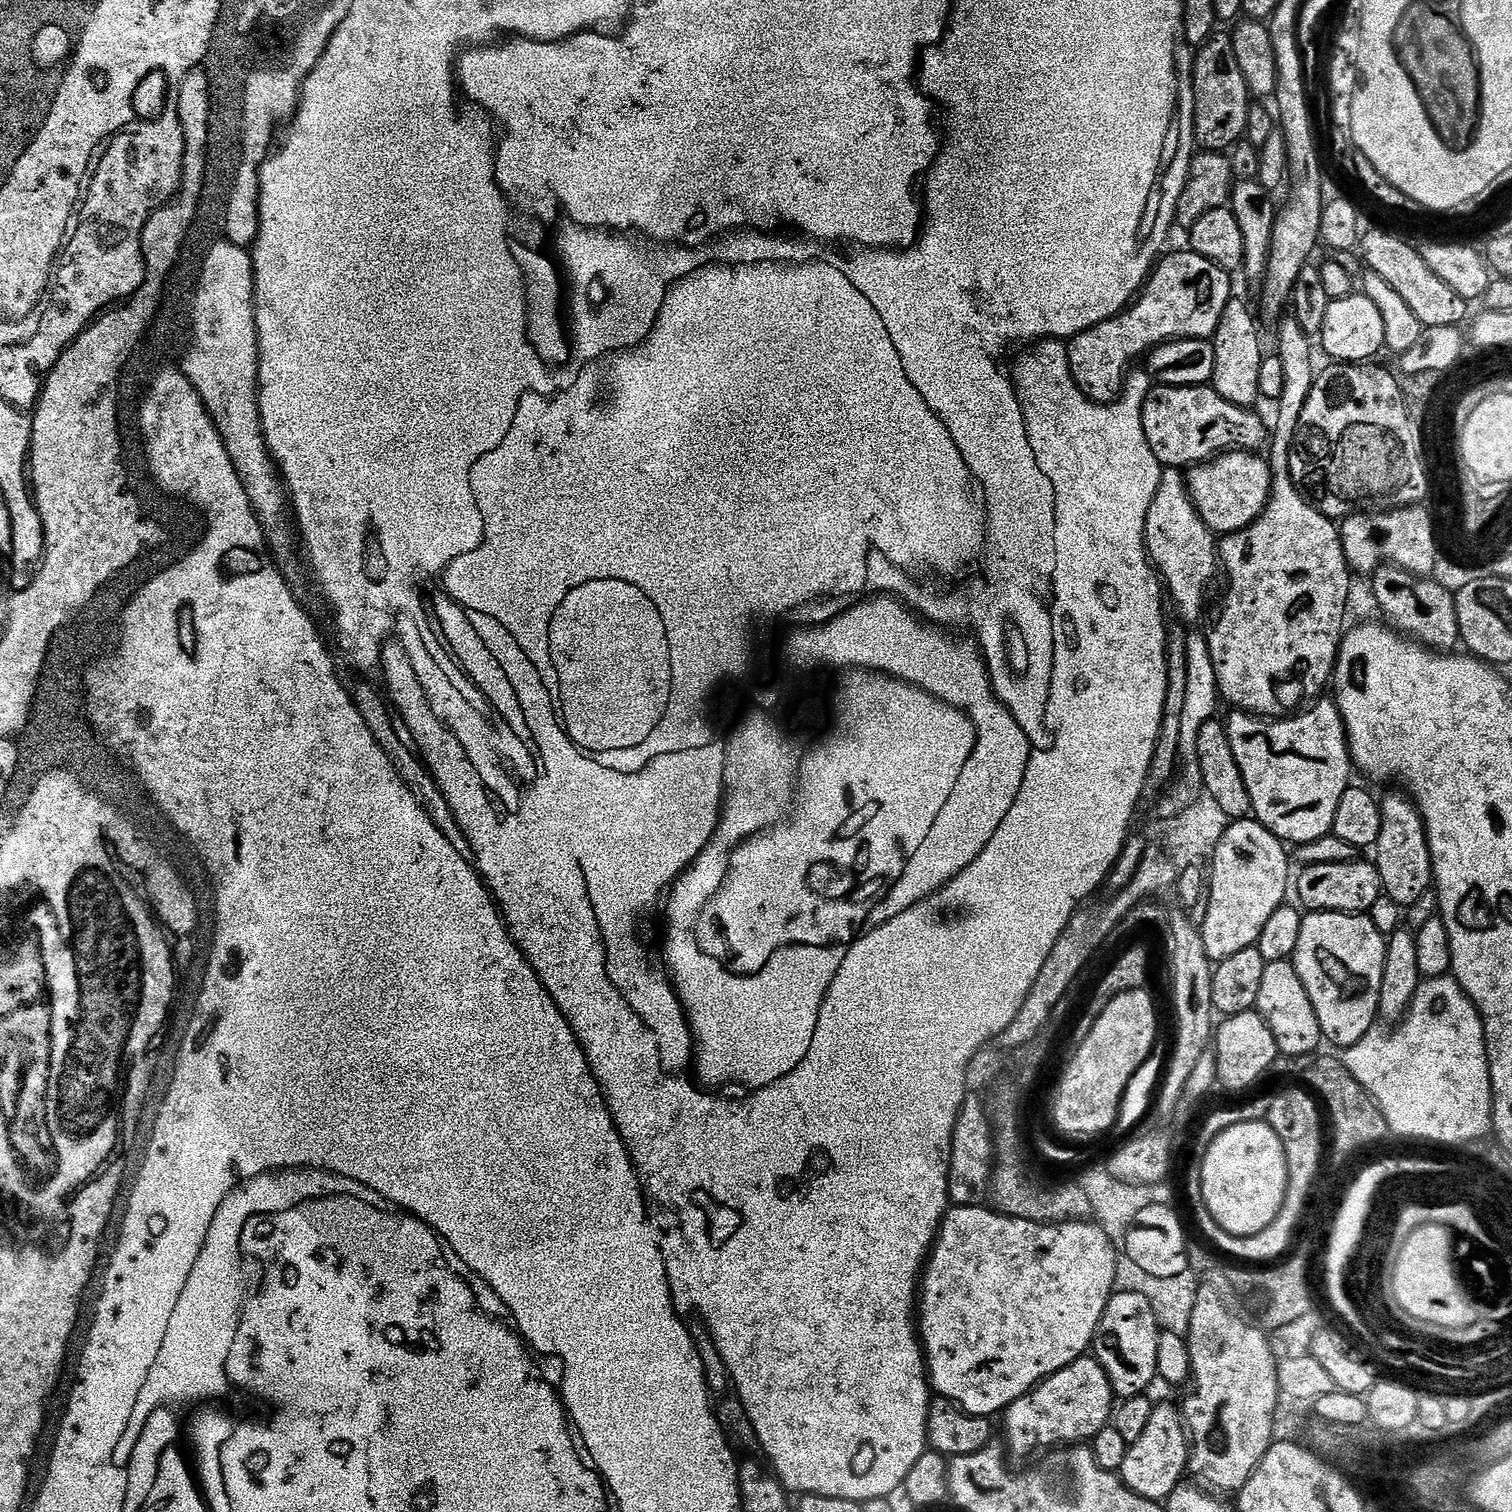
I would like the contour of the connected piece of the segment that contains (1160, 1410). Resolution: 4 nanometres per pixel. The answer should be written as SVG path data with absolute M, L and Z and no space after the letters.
M1157 1403L1142 1438L1138 1438L1136 1444L1128 1445L1126 1462L1122 1462L1118 1475L1126 1487L1134 1490L1134 1494L1164 1502L1185 1479L1189 1455L1190 1437L1184 1426L1181 1409L1177 1405L1175 1408L1172 1404Z

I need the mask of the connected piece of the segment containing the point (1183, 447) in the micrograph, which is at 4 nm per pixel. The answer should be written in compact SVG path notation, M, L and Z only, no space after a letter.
M1153 386L1142 406L1142 430L1146 430L1146 442L1150 442L1150 450L1154 450L1154 458L1158 458L1161 466L1187 470L1193 464L1202 464L1222 452L1260 450L1263 444L1265 447L1270 432L1264 429L1263 422L1254 413L1252 408L1239 408L1234 406L1234 402L1226 402L1226 398L1222 398L1211 386L1194 388Z

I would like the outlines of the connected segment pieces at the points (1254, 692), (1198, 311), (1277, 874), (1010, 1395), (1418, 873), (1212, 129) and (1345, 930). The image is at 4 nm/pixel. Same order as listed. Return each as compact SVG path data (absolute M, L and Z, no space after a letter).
M1291 314L1285 315L1283 319L1279 321L1279 324L1280 329L1276 332L1277 338L1280 339L1278 355L1282 358L1282 370L1286 370L1286 390L1282 390L1282 398L1278 402L1280 413L1276 416L1277 432L1274 432L1270 440L1270 448L1272 444L1272 456L1270 455L1270 463L1272 465L1272 497L1269 498L1268 505L1265 506L1262 514L1255 522L1237 532L1227 533L1227 535L1219 541L1218 560L1222 565L1223 571L1224 568L1228 571L1228 593L1224 596L1224 605L1220 608L1220 617L1217 618L1216 625L1206 632L1210 656L1213 658L1214 671L1217 674L1217 686L1221 697L1223 697L1225 701L1228 699L1229 702L1233 704L1231 706L1233 709L1241 712L1251 712L1253 716L1262 716L1265 718L1287 718L1299 713L1305 705L1315 701L1317 697L1323 693L1320 691L1322 691L1327 684L1329 687L1336 670L1336 657L1340 655L1340 641L1343 640L1346 635L1346 602L1350 582L1353 578L1353 573L1348 566L1348 559L1344 553L1344 547L1340 541L1339 527L1337 527L1335 523L1332 525L1314 505L1307 504L1307 502L1300 497L1300 495L1302 495L1301 489L1293 482L1292 472L1288 469L1288 457L1290 455L1290 449L1294 444L1296 426L1302 418L1302 410L1306 406L1306 398L1310 394L1312 383L1315 382L1318 375L1318 368L1312 365L1311 360L1313 341L1306 334L1306 330L1302 330L1302 326L1298 326L1295 316Z
M1183 251L1165 255L1155 265L1131 306L1067 341L1070 374L1078 390L1092 403L1111 404L1116 400L1130 371L1128 363L1140 355L1141 359L1156 345L1166 340L1206 340L1215 336L1226 300L1234 296L1233 277L1197 252Z
M1255 818L1229 823L1210 859L1209 908L1206 910L1202 931L1206 954L1212 962L1225 960L1230 958L1230 954L1238 954L1238 950L1253 947L1259 941L1262 926L1266 926L1270 914L1274 914L1274 910L1278 910L1285 903L1284 895L1290 892L1290 852L1287 850L1289 851L1285 841L1277 838L1266 825Z
M949 1207L940 1223L940 1232L924 1265L922 1279L918 1284L918 1335L924 1349L928 1383L936 1396L953 1400L963 1412L972 1416L989 1418L1003 1413L1015 1400L1031 1392L1041 1380L1052 1376L1058 1370L1070 1366L1078 1357L1091 1349L1092 1339L1100 1325L1102 1314L1108 1305L1108 1299L1117 1287L1116 1266L1118 1248L1112 1245L1113 1237L1098 1223L1088 1220L1068 1220L1064 1223L1040 1223L1024 1221L1022 1218L1004 1216L991 1207Z
M1407 795L1404 796L1388 796L1380 800L1382 834L1378 834L1378 842L1374 846L1374 853L1376 852L1374 863L1382 878L1383 895L1394 898L1394 902L1398 902L1401 909L1407 910L1412 907L1414 902L1418 902L1418 898L1429 895L1434 884L1434 877L1428 835L1424 829L1424 817L1421 816L1420 809L1416 807L1415 803Z
M1213 34L1205 44L1195 49L1196 61L1192 64L1192 112L1190 108L1190 132L1196 135L1194 144L1205 152L1227 153L1228 148L1235 146L1239 140L1245 139L1248 131L1248 110L1250 93L1246 86L1246 78L1242 78L1242 70L1238 66L1238 58L1234 55L1231 35Z
M1308 912L1302 922L1302 934L1298 934L1298 946L1294 963L1298 970L1298 978L1302 978L1302 986L1306 986L1306 994L1310 994L1310 1002L1314 1006L1314 1014L1318 1014L1320 1023L1320 1034L1325 1041L1337 1044L1340 1050L1354 1046L1371 1030L1377 1023L1380 1015L1380 995L1382 994L1382 970L1386 962L1386 950L1388 949L1386 938L1374 926L1371 915L1357 914L1354 912Z

